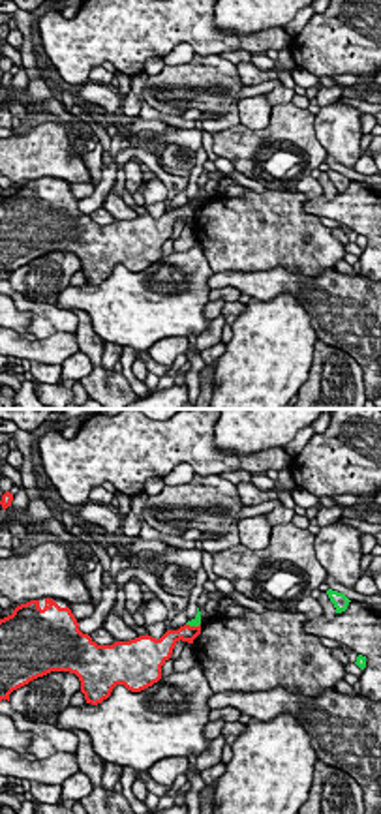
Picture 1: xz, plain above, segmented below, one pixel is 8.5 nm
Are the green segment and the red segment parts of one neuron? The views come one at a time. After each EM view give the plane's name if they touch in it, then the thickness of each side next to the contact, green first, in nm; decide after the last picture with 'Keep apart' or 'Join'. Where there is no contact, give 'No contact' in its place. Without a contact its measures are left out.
Touches green in xz. Thickness 70 nm (green) against 140 nm

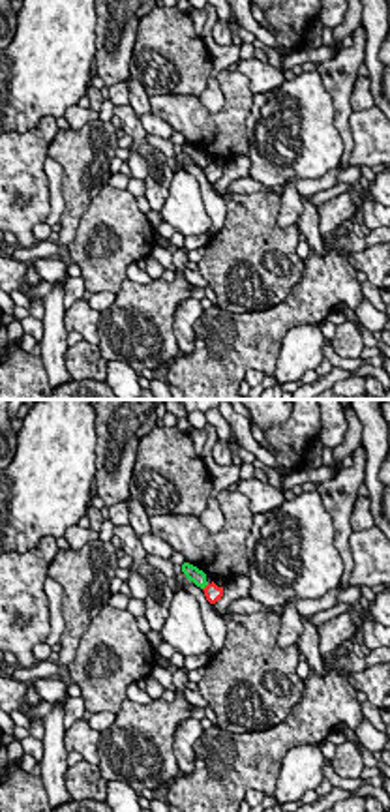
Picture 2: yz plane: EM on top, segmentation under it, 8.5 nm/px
Touches green in yz. Thickness 130 nm (green) against 140 nm

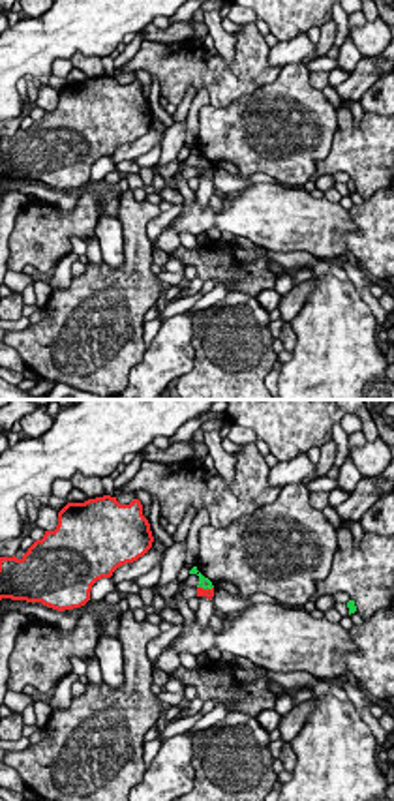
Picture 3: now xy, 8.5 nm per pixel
Touches green in xy. Thickness 100 nm (green) against 90 nm

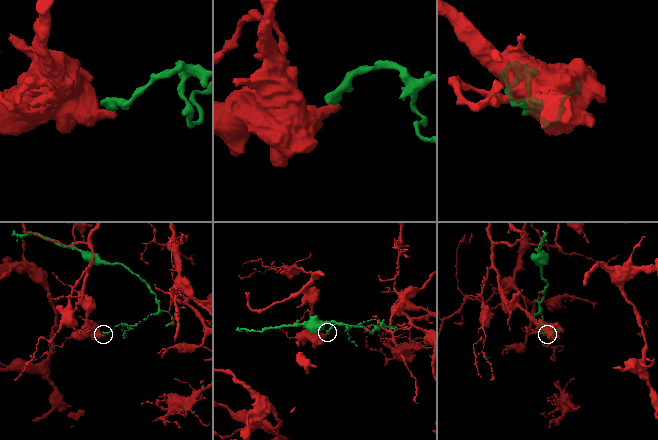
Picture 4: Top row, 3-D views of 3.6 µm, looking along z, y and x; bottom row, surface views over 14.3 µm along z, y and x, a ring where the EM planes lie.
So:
Keep apart

